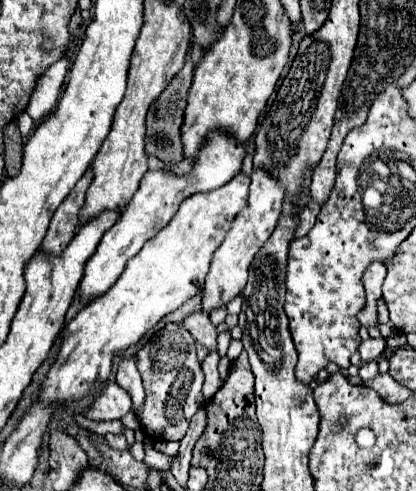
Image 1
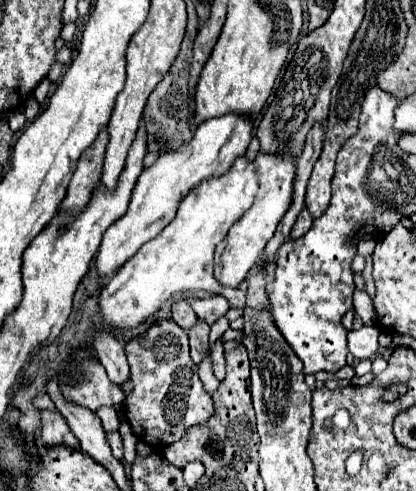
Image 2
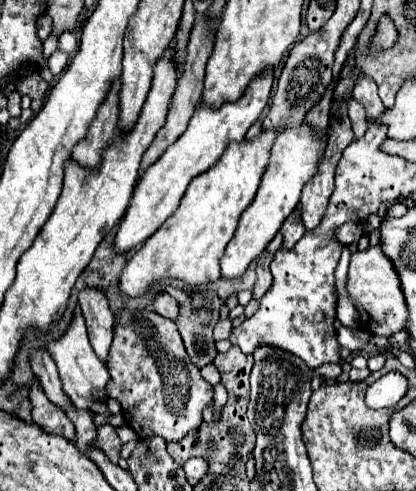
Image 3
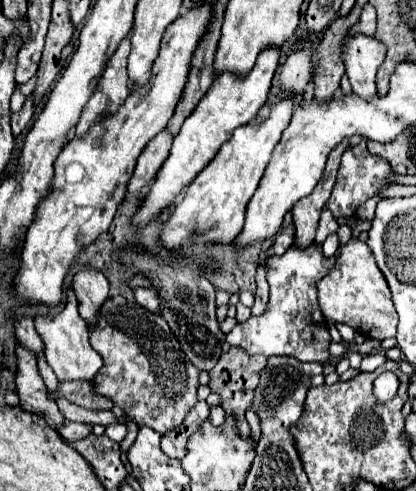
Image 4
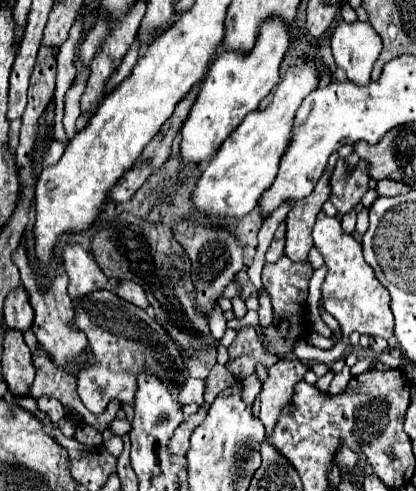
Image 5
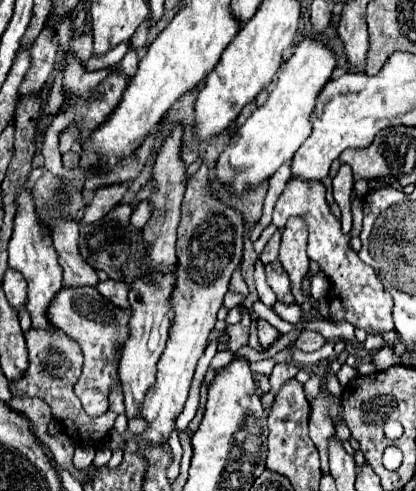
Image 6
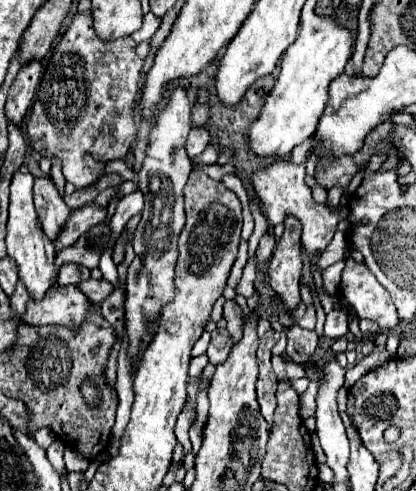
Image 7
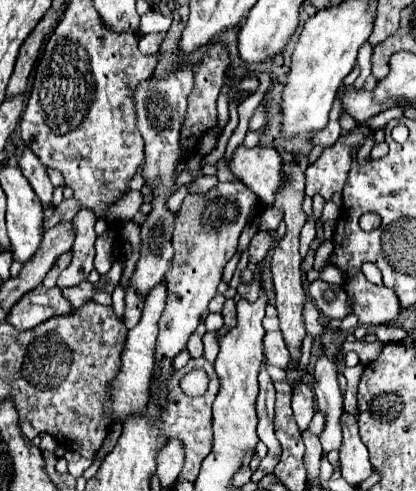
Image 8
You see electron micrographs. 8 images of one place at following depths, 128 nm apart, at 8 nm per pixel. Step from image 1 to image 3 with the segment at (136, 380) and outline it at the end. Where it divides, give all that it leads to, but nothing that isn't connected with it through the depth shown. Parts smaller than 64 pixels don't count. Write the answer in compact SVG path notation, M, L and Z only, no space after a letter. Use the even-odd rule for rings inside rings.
M86 288L80 292L80 308L86 320L90 344L98 358L106 364L114 336L114 316L108 308L108 300L100 290Z

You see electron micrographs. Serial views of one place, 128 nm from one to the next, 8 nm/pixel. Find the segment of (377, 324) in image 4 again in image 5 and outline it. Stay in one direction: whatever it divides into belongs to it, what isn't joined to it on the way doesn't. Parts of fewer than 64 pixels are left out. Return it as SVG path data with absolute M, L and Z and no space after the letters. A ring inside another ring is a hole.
M320 212L312 238L314 246L322 252L328 266L328 274L322 284L320 306L340 322L343 337L330 350L322 350L305 340L299 340L294 347L294 354L302 362L316 361L330 365L344 356L349 346L348 334L354 330L388 340L394 332L394 316L390 310L390 292L380 284L380 280L376 280L372 268L366 264L362 256L362 246L350 234L342 234L340 222L336 218L328 218L324 216L324 212Z

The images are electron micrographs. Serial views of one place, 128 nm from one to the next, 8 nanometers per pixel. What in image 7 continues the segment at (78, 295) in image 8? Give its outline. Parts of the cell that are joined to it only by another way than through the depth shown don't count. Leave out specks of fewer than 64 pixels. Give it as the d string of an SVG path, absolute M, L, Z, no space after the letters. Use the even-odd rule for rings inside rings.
M84 280L84 284L78 284L78 288L96 304L104 302L112 292L114 292L114 286L108 282L108 280Z

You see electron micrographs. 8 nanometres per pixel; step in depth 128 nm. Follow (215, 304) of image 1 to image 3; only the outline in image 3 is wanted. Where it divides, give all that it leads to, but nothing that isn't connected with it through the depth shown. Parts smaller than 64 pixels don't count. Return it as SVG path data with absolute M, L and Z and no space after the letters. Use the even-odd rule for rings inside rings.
M302 124L298 128L286 128L284 132L280 132L276 136L272 150L270 150L270 162L262 176L256 198L242 212L240 224L220 260L224 278L228 278L228 280L240 278L246 272L246 268L250 266L250 262L256 260L264 252L268 242L276 236L276 232L280 230L284 220L296 208L304 184L316 174L316 166L324 152L324 146L326 146L326 134L318 134L318 132L310 130L306 124Z

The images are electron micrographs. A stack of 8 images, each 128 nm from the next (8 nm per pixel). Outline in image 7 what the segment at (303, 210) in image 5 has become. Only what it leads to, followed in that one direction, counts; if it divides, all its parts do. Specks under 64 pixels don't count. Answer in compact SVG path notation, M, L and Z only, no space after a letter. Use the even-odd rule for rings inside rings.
M288 216L284 220L284 234L276 244L274 258L268 266L270 286L276 290L276 294L282 300L282 306L286 310L294 310L300 304L300 270L302 270L302 246L300 246L300 234L302 224Z

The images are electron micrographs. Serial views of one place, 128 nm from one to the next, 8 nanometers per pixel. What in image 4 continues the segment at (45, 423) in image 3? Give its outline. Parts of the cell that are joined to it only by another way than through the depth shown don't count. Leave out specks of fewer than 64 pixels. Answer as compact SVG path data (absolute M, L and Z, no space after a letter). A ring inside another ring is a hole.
M22 346L16 348L16 354L18 354L16 388L18 388L18 396L22 400L22 408L28 412L34 412L38 416L44 416L44 420L52 428L62 426L64 416L60 414L56 402L48 398L46 384L36 366L36 356Z

